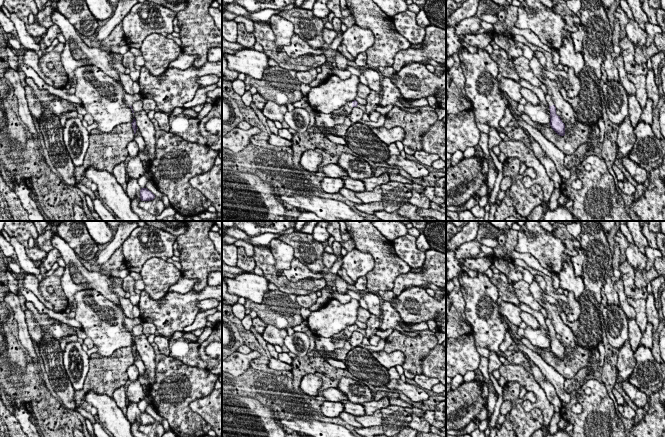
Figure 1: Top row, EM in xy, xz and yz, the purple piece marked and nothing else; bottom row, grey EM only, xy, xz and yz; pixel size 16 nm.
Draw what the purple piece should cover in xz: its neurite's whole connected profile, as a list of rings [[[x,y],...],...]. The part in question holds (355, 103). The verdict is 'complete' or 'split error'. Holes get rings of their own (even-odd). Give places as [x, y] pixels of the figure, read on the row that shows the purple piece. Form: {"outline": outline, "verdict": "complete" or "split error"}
{"outline": [[[356,100],[352,102],[346,103],[344,106],[340,107],[338,110],[335,110],[334,112],[330,114],[324,114],[324,113],[316,113],[315,114],[315,122],[316,125],[324,125],[327,128],[333,128],[334,126],[338,124],[342,124],[346,117],[349,116],[349,114],[352,111],[353,107],[357,107],[358,102]]], "verdict": "split error"}

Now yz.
{"outline": [[[549,94],[545,95],[545,99],[549,105],[550,109],[550,126],[551,128],[560,136],[565,135],[565,124],[562,122],[560,116],[556,114],[556,107],[553,100]]], "verdict": "split error"}

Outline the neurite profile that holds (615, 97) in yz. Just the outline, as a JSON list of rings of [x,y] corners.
[[[607,80],[600,86],[604,95],[604,104],[609,120],[621,125],[628,116],[628,96],[621,82]]]

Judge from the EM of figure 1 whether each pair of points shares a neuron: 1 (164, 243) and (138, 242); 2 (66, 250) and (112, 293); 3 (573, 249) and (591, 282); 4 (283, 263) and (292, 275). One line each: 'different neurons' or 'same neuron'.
1: same neuron
2: same neuron
3: different neurons
4: different neurons

